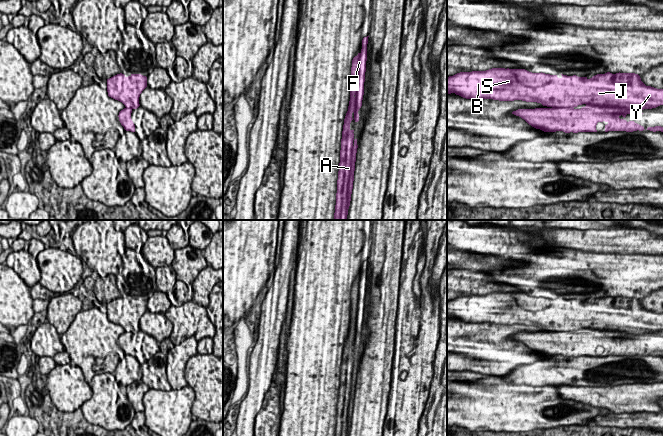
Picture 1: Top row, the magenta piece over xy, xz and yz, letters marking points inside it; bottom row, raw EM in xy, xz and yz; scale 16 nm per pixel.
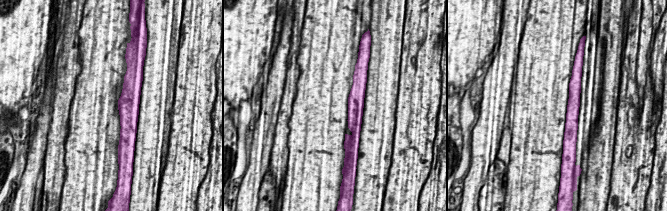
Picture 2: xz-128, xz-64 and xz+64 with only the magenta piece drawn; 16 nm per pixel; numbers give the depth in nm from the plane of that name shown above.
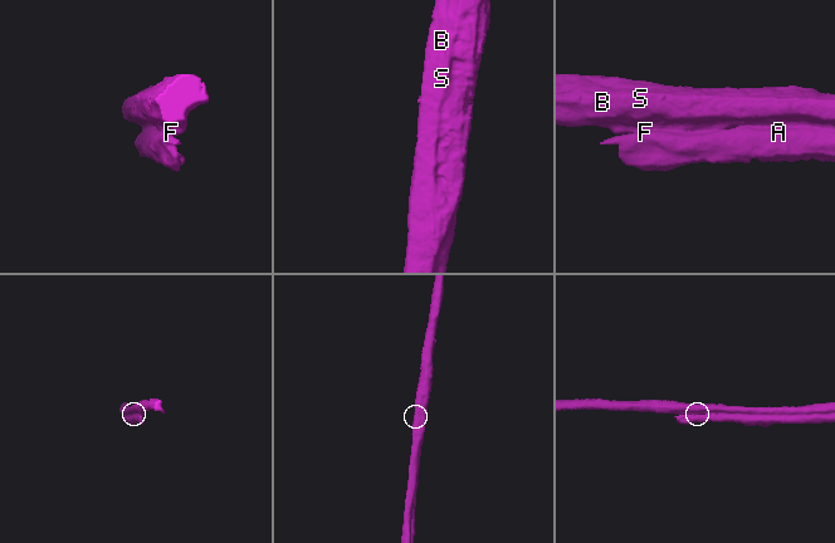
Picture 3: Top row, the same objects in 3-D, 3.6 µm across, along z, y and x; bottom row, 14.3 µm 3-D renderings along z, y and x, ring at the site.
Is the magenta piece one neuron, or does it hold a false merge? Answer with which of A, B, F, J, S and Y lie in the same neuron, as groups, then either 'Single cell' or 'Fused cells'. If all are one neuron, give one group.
Groups: A / B F J S Y. Fused cells

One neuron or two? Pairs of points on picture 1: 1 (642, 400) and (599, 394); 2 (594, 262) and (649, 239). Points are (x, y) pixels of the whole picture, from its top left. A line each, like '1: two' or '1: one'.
1: one
2: two

